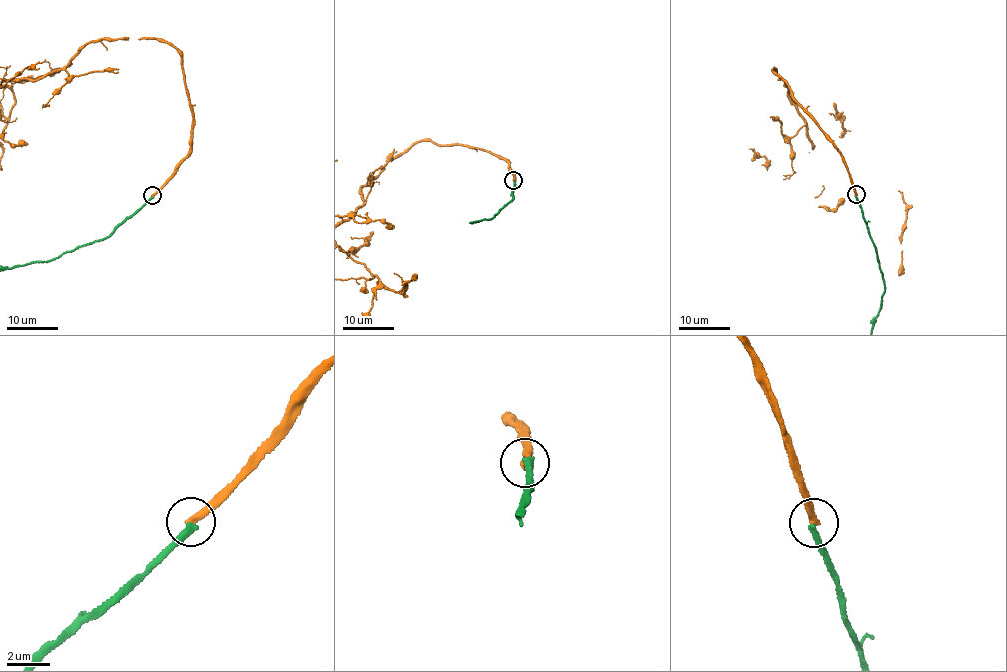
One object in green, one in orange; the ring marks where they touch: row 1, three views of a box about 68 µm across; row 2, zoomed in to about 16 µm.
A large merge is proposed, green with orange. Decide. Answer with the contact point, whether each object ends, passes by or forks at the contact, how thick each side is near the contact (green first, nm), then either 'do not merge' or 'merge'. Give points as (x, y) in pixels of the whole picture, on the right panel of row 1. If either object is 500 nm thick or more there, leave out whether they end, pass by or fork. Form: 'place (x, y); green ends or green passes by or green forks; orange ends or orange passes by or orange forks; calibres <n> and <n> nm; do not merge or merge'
place (856, 194); green ends; orange ends; calibres 320 and 320 nm; do not merge

